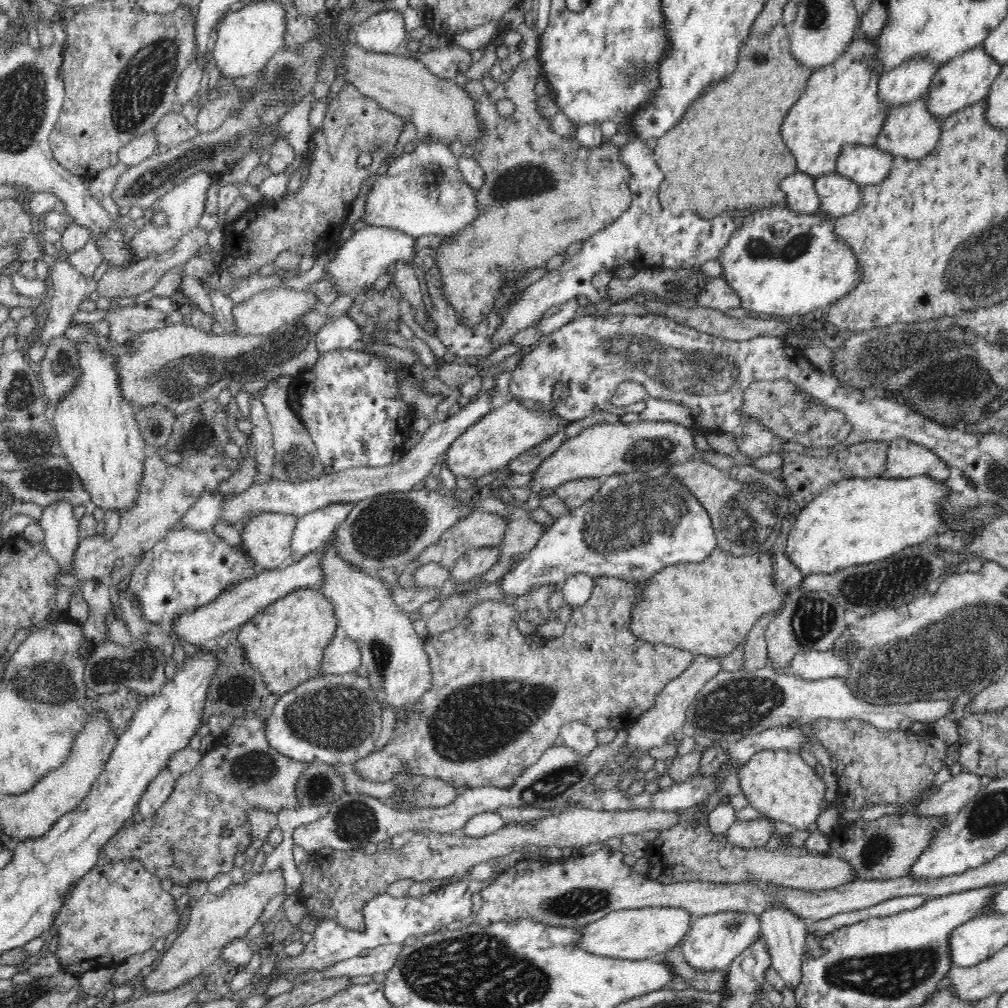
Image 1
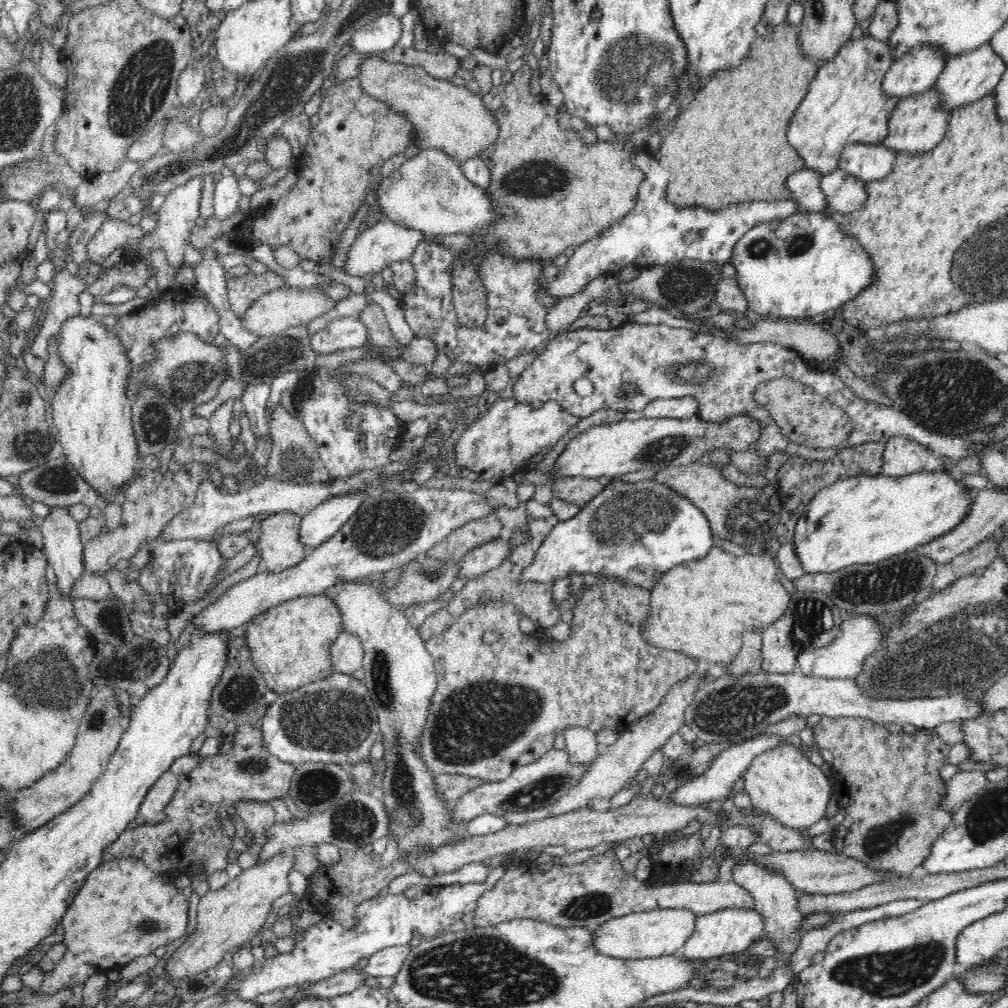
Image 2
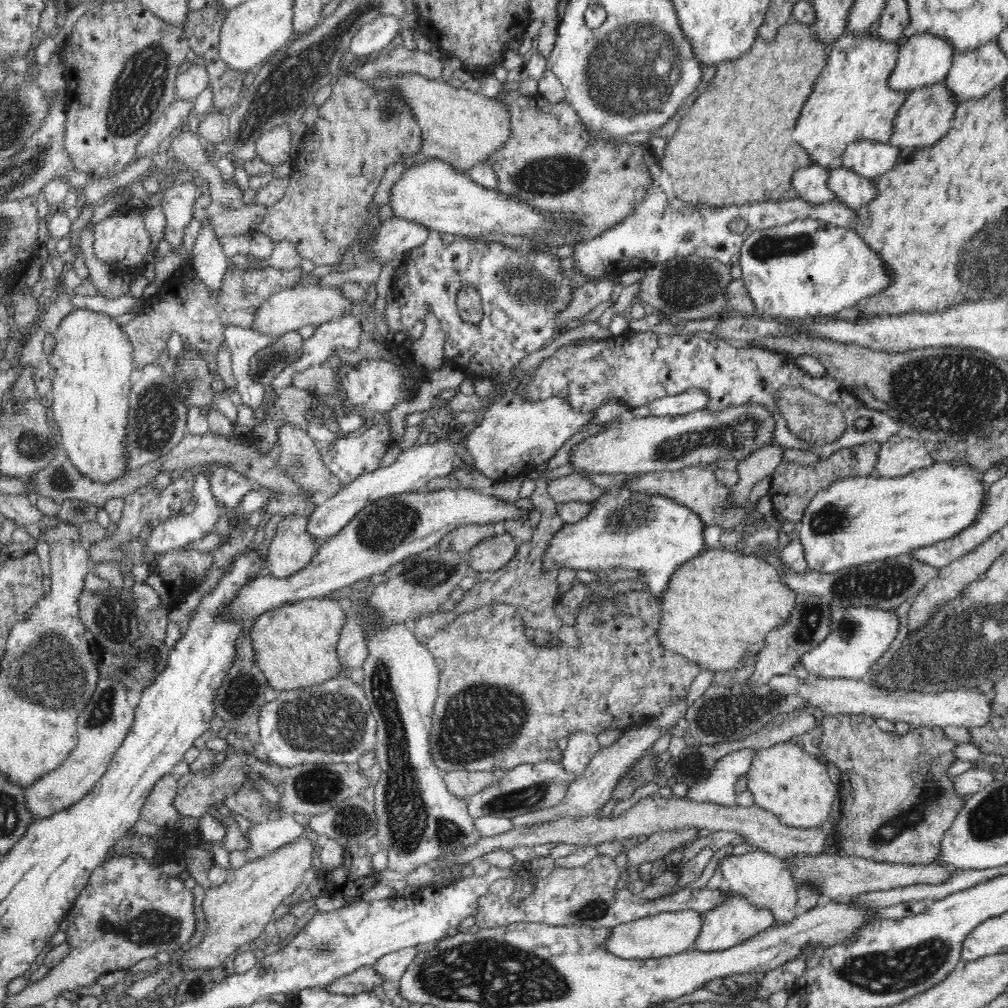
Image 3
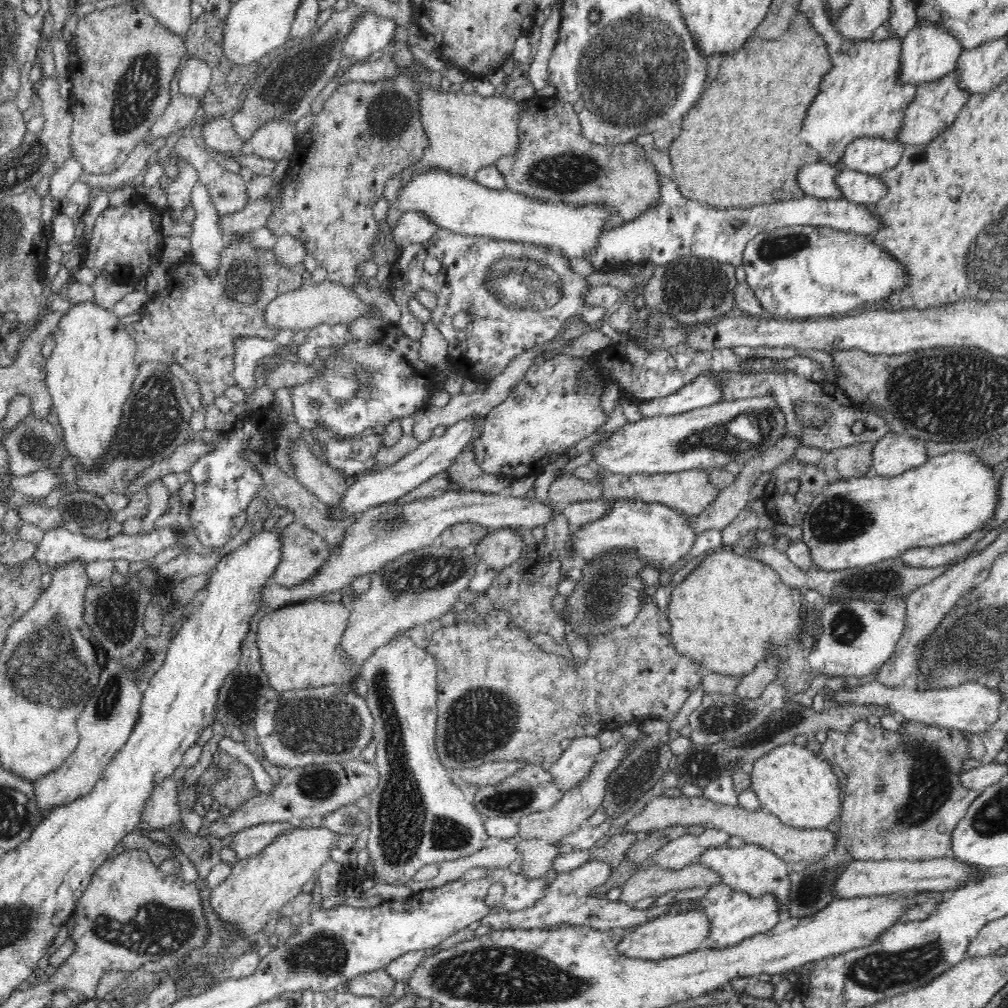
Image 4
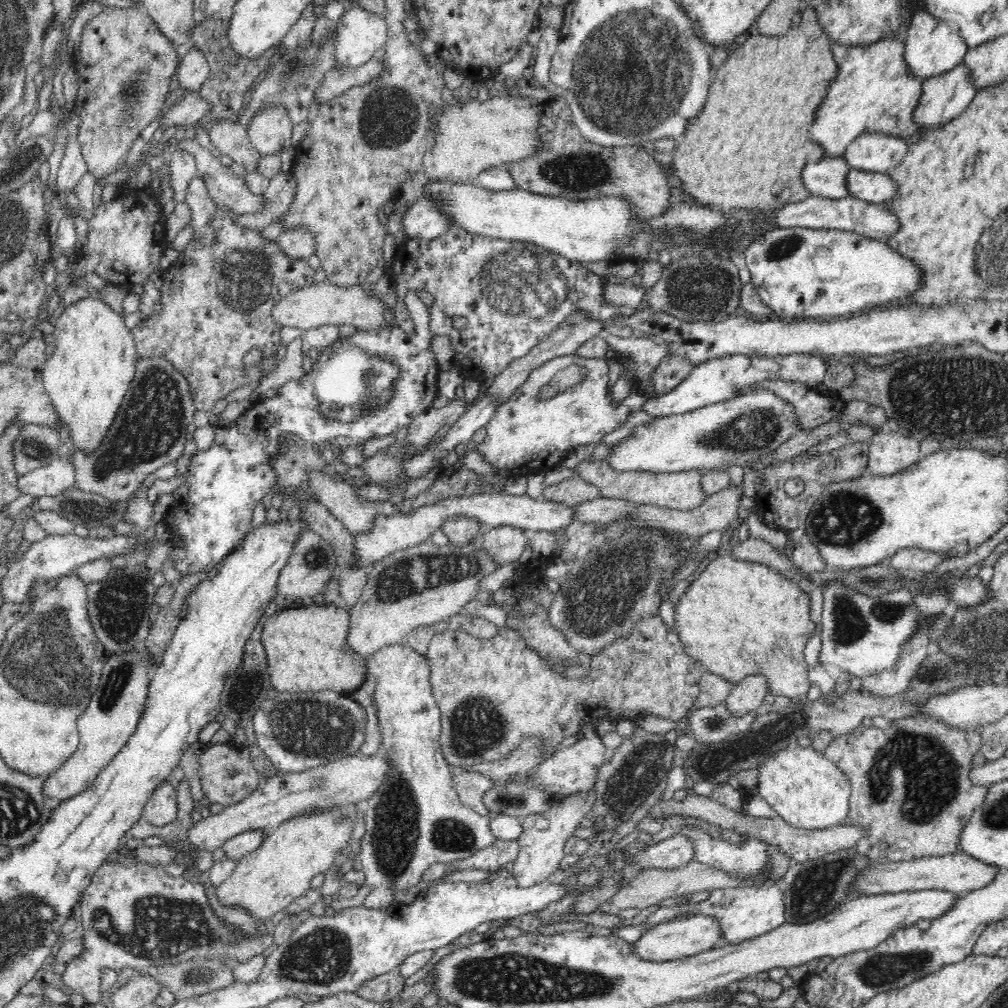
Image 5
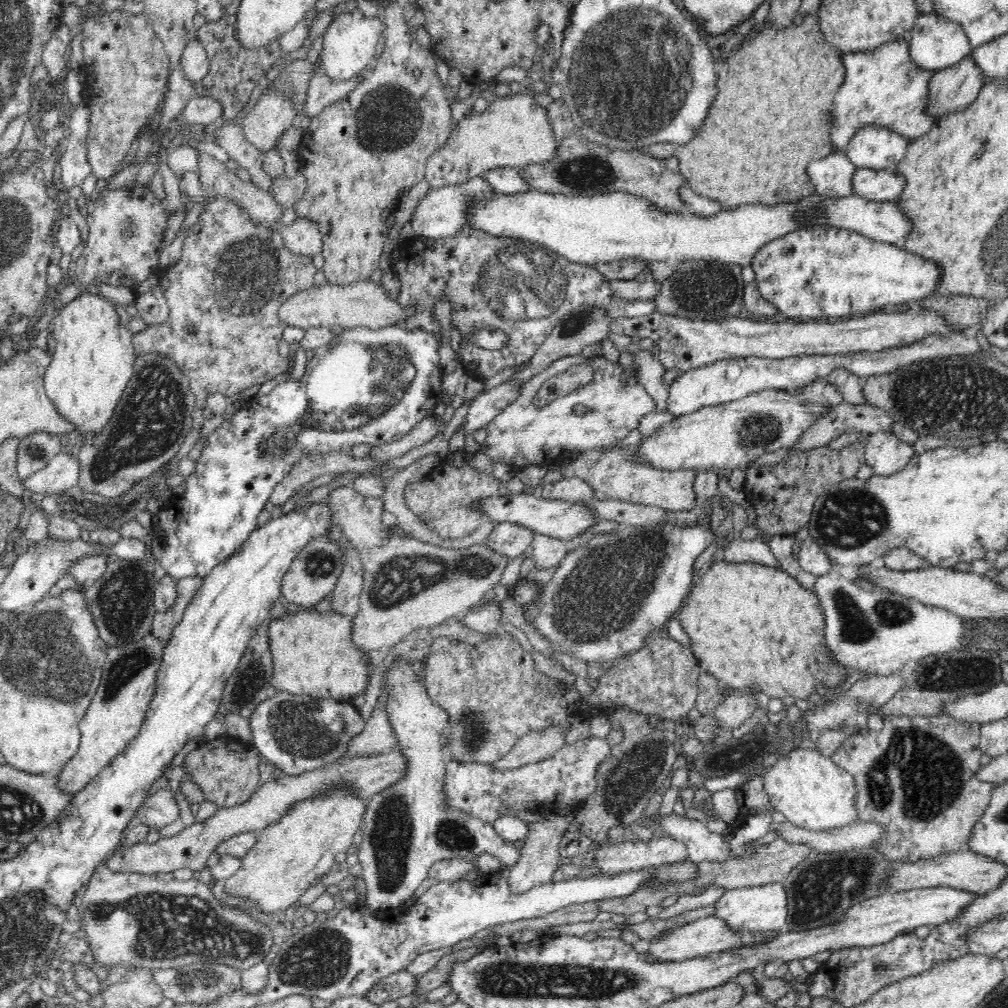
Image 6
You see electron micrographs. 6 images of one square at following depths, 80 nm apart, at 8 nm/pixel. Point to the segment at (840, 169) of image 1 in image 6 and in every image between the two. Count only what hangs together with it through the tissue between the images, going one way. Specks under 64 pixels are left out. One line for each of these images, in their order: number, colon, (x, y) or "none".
2: (868, 162)
3: (870, 159)
4: (868, 155)
5: (877, 152)
6: (878, 148)

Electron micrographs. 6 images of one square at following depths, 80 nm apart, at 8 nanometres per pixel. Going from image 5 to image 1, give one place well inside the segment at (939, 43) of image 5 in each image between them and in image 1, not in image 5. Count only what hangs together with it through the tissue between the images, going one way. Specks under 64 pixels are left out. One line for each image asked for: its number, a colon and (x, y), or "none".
1: (909, 81)
2: (916, 71)
3: (924, 59)
4: (929, 52)

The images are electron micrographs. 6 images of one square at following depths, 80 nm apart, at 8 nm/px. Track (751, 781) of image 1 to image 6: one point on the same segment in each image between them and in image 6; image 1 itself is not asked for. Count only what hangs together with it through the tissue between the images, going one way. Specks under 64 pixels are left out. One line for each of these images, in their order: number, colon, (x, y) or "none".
2: (782, 781)
3: (784, 779)
4: (791, 781)
5: (808, 791)
6: (813, 792)

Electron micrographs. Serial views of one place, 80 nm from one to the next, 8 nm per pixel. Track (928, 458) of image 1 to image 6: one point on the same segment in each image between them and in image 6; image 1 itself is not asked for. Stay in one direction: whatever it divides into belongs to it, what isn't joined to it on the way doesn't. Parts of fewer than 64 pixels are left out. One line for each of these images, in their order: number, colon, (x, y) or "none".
2: (902, 456)
3: (901, 454)
4: (894, 454)
5: (889, 453)
6: (887, 455)

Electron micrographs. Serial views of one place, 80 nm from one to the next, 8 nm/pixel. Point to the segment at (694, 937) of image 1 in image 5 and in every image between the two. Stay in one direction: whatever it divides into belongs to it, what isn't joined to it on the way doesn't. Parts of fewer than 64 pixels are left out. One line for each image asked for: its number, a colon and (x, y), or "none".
2: (729, 931)
3: (735, 920)
4: (735, 916)
5: (743, 913)

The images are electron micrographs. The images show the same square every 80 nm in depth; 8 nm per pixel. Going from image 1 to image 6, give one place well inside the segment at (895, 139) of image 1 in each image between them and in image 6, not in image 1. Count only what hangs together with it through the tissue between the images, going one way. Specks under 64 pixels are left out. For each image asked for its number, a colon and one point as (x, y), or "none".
2: (918, 123)
3: (925, 117)
4: (936, 106)
5: (944, 96)
6: (952, 89)

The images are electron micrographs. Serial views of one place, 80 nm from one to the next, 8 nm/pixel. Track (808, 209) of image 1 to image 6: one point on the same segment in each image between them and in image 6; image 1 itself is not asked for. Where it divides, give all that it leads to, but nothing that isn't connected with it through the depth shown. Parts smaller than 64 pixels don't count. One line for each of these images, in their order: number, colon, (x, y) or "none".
2: (804, 185)
3: (810, 183)
4: (818, 180)
5: (827, 178)
6: (831, 176)

